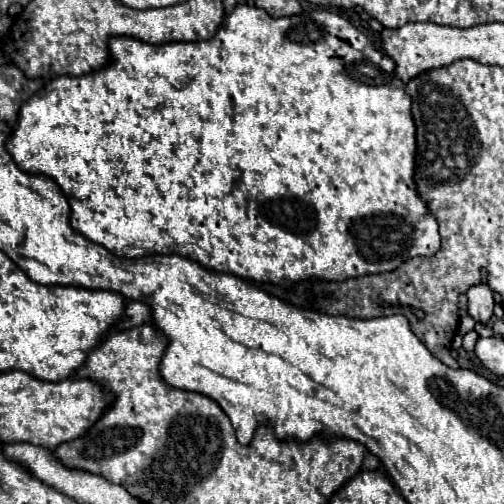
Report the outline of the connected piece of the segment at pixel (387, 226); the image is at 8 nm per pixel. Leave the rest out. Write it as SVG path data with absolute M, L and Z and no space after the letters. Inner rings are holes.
M237 5L231 15L227 15L213 39L207 41L197 41L197 43L163 43L163 45L151 45L143 43L131 37L113 37L109 41L109 51L111 51L111 63L95 73L87 73L81 77L55 77L49 85L45 85L39 93L35 93L19 113L19 125L11 133L11 139L7 141L7 149L13 157L13 161L27 173L41 173L57 181L57 185L63 189L69 205L71 205L71 225L87 237L89 241L105 247L117 257L125 259L143 259L149 255L181 255L189 257L191 261L197 261L201 267L217 271L217 273L227 273L235 277L243 277L254 283L272 283L290 288L295 283L307 281L307 279L321 279L321 281L345 281L351 277L363 277L363 275L373 275L373 273L387 273L399 269L405 261L413 257L425 257L425 255L435 255L441 247L441 235L439 235L439 223L431 215L427 201L419 195L417 185L415 185L415 151L417 151L417 139L415 139L415 121L411 115L411 97L405 91L405 83L395 75L395 61L377 49L359 29L355 29L347 19L339 17L337 13L331 11L311 11L311 13L301 13L293 17L281 17L273 19L269 17L263 9L259 7L249 7L249 5Z

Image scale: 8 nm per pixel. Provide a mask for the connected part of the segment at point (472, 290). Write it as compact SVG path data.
M479 283L469 287L467 297L469 297L469 315L475 321L489 323L489 319L493 317L493 305L495 305L493 289L487 283Z

